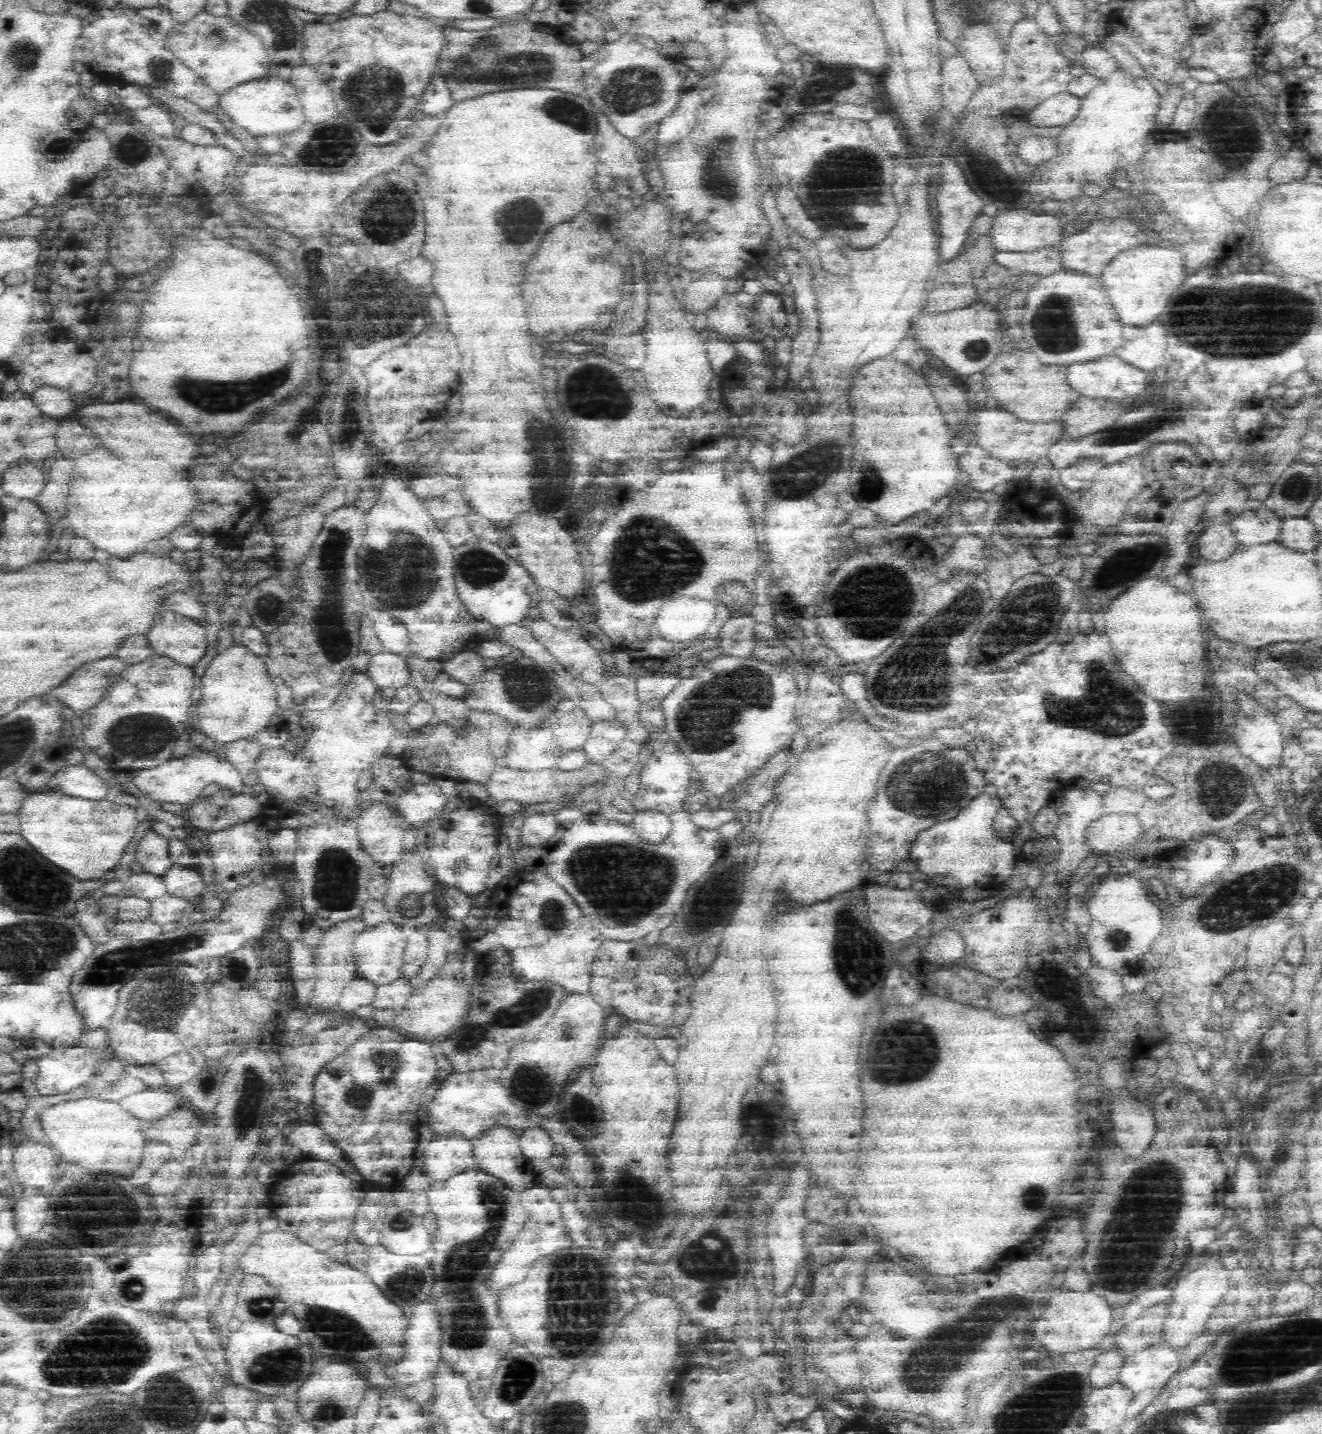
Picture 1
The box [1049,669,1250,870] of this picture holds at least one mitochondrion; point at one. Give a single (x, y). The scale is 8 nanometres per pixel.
(1221, 789)

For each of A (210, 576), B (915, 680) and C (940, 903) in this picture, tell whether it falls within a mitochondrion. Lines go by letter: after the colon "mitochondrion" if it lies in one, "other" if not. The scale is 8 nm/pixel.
A: other
B: mitochondrion
C: other

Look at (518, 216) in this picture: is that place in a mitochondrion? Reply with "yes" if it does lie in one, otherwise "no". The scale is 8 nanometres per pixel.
yes

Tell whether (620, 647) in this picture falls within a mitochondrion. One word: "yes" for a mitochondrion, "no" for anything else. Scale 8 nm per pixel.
no

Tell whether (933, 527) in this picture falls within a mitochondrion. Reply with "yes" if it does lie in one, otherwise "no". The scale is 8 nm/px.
no

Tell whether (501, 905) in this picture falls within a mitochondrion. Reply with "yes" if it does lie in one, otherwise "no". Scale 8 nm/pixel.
no

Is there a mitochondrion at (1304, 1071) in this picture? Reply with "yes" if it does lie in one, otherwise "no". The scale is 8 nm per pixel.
no

